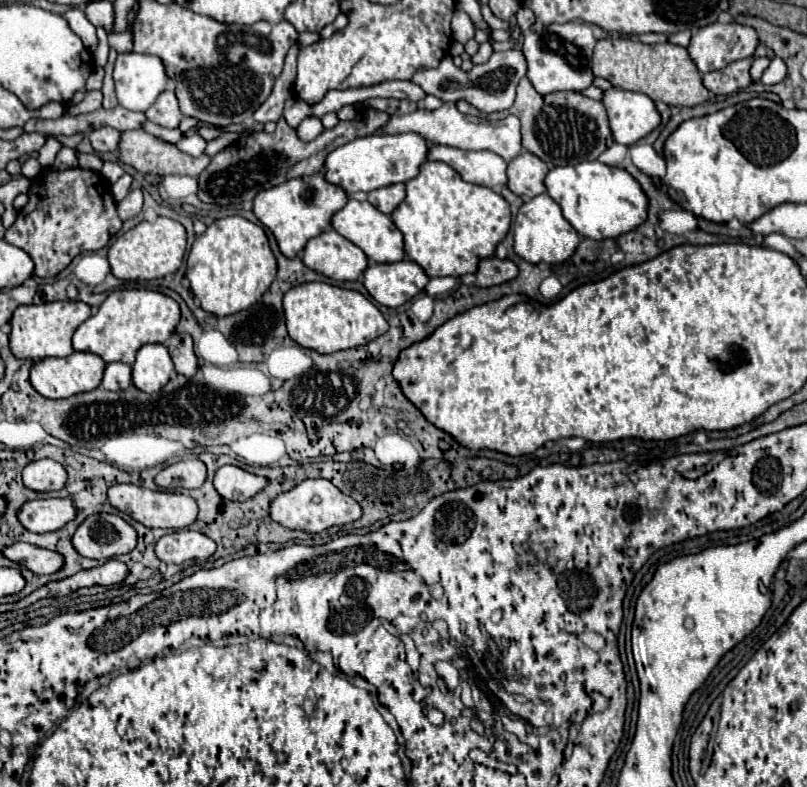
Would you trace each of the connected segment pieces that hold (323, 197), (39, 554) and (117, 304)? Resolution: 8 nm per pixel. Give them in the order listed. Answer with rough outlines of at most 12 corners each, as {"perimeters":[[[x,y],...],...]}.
{"perimeters":[[[324,171],[260,191],[254,213],[294,259],[348,203]],[[28,543],[4,547],[2,555],[36,575],[50,575],[62,555]],[[112,291],[74,333],[74,351],[132,365],[176,331],[180,305]]]}

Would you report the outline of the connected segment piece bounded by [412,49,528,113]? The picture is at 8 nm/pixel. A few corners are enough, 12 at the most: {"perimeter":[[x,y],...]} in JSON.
{"perimeter":[[520,49],[462,71],[446,55],[412,83],[484,113],[510,109],[528,65]]}

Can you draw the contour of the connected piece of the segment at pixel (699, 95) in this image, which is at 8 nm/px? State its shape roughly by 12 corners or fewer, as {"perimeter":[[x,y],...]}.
{"perimeter":[[606,37],[592,73],[672,107],[708,99],[680,45]]}

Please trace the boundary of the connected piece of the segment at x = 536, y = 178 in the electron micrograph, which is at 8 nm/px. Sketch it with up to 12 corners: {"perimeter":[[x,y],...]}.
{"perimeter":[[524,151],[508,163],[508,189],[532,199],[546,191],[548,165]]}

